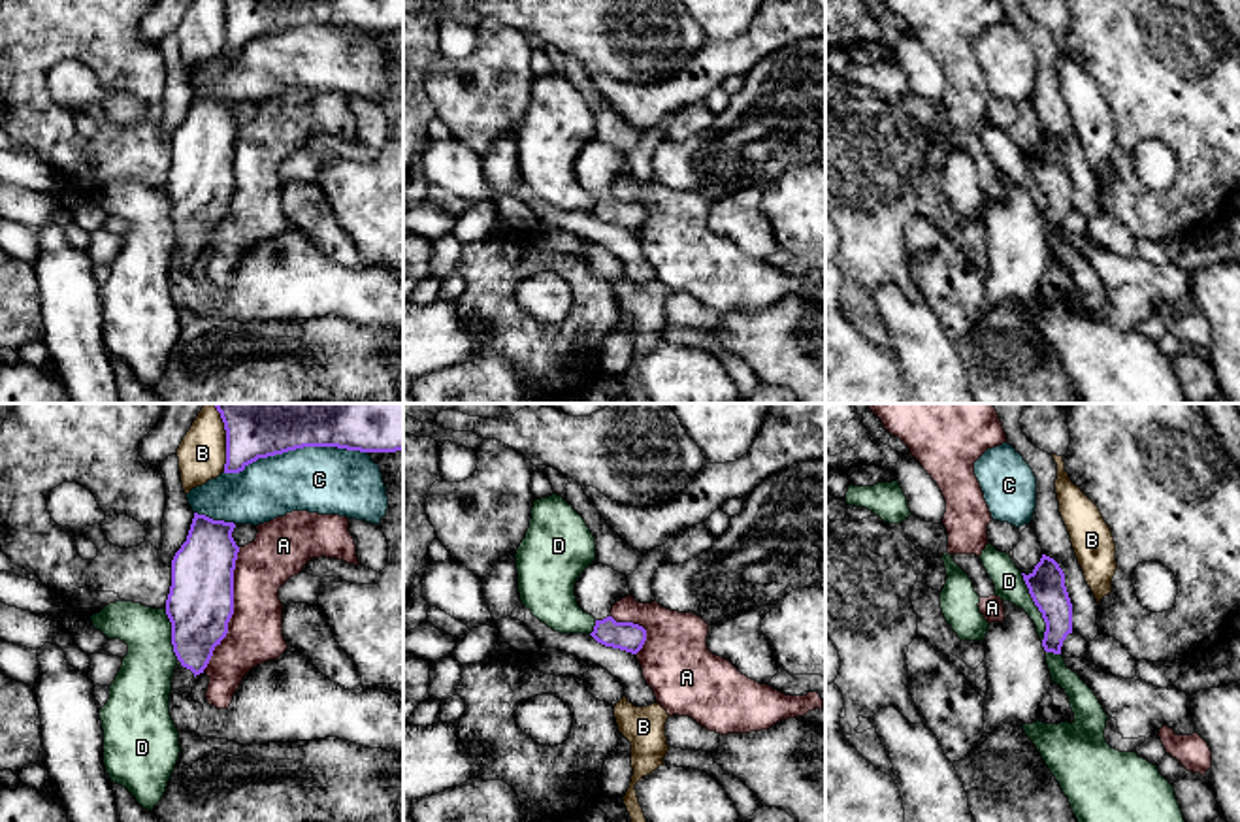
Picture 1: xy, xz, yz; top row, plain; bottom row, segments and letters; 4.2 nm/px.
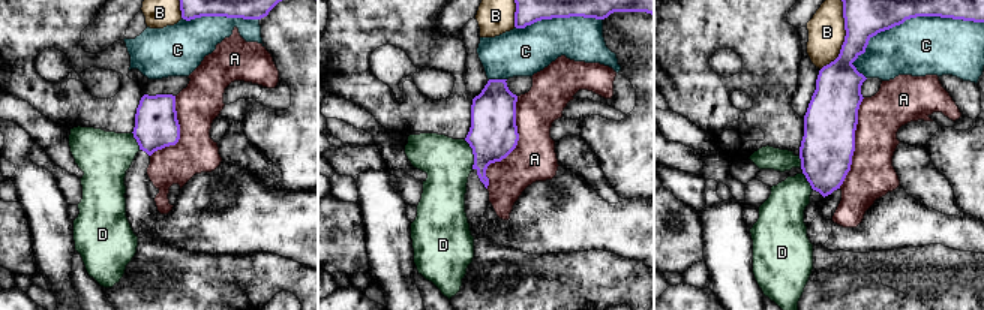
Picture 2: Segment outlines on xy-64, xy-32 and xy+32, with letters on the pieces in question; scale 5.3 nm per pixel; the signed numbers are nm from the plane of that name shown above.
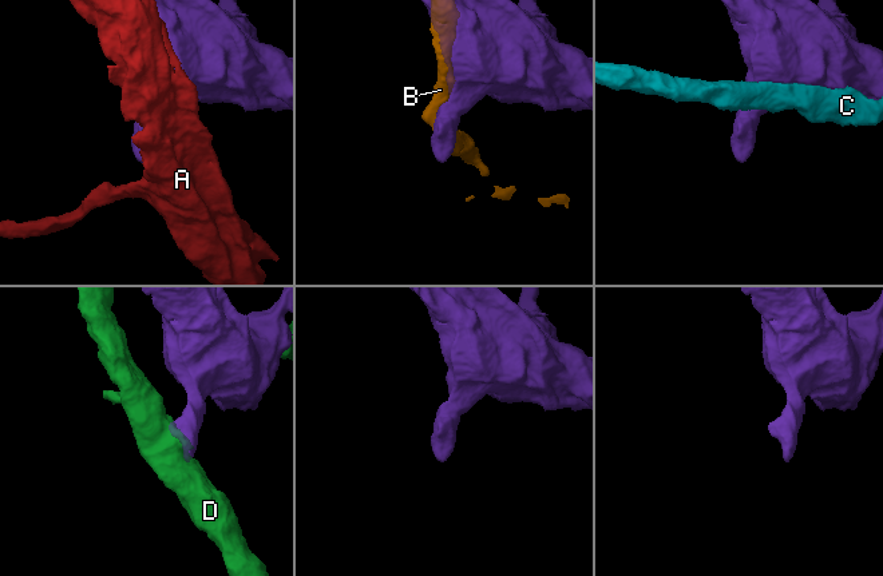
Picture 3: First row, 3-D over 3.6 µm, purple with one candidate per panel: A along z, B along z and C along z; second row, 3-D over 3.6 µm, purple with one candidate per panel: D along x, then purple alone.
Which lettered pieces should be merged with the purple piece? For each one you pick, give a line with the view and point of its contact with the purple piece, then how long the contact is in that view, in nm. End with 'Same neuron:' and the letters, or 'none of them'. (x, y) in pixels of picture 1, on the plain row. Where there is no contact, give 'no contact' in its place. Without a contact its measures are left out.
Same neuron: none of them

